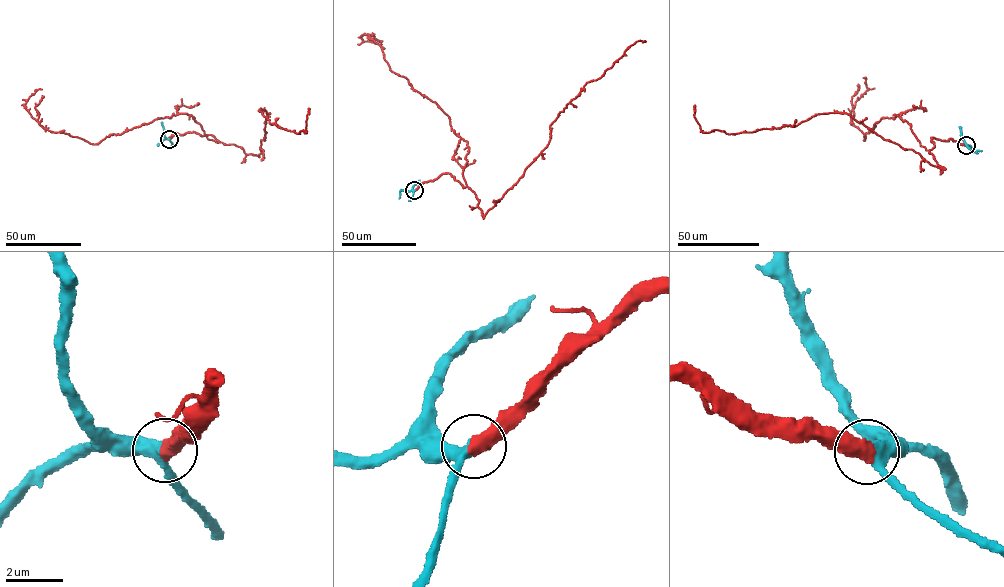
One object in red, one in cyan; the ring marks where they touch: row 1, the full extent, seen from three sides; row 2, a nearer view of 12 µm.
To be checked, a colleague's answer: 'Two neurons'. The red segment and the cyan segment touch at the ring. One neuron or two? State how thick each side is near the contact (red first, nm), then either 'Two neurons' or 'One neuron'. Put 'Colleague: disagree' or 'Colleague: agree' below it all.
Thickness 500 nm (red) against 360 nm. One neuron
Colleague: disagree

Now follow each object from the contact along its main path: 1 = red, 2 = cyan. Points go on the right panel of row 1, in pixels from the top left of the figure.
1: (966, 146), (931, 137), (929, 153), (945, 169), (845, 113), (728, 134), (702, 131), (695, 105)
2: (966, 145), (973, 151), (982, 150)

